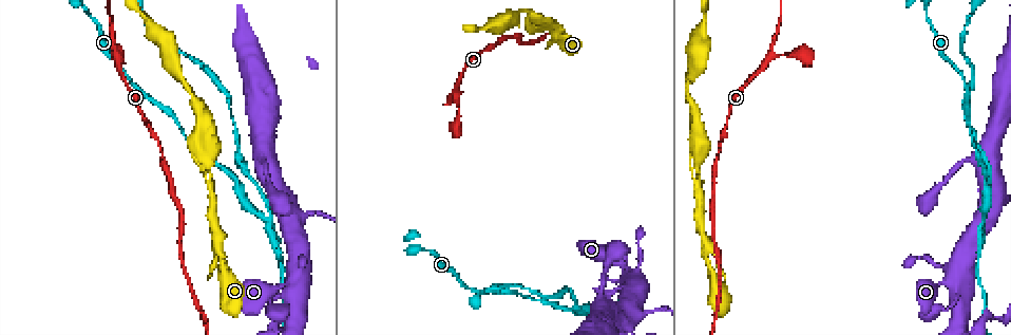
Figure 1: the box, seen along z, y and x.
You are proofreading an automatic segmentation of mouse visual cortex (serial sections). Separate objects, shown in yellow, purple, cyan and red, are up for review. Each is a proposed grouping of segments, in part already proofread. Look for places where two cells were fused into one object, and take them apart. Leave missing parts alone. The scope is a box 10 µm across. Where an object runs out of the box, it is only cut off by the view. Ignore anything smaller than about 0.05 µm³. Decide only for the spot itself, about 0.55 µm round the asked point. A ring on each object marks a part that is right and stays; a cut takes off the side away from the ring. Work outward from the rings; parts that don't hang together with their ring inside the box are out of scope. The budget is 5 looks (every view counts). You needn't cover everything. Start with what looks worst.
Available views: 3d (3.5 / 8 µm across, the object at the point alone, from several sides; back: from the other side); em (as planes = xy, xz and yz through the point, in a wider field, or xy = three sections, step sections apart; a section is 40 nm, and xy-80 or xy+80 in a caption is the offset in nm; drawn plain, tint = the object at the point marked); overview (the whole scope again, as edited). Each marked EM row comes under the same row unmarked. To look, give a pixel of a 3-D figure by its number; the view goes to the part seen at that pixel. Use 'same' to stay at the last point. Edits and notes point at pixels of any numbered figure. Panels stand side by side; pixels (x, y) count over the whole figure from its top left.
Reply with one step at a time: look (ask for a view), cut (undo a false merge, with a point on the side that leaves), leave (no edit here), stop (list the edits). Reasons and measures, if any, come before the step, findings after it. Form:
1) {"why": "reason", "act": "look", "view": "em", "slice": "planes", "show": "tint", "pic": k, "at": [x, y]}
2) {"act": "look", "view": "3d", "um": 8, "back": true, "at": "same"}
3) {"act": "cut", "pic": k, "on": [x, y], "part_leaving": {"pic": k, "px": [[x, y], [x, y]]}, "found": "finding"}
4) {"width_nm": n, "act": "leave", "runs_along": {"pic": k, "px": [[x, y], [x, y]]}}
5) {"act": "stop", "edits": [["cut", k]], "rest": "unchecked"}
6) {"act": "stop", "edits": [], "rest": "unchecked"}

{"why": "a fork", "act": "look", "view": "3d", "um": 3.5, "pic": 1, "at": [268, 221]}

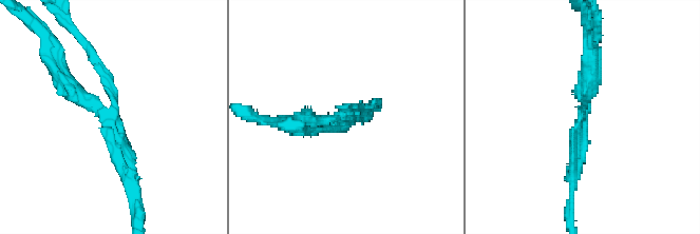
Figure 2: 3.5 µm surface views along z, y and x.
{"arms": 3, "arm_widths_nm": [150, 150, 250], "act": "look", "view": "em", "slice": "xy", "step": 1, "show": "tint", "pic": 2, "at": [348, 114]}

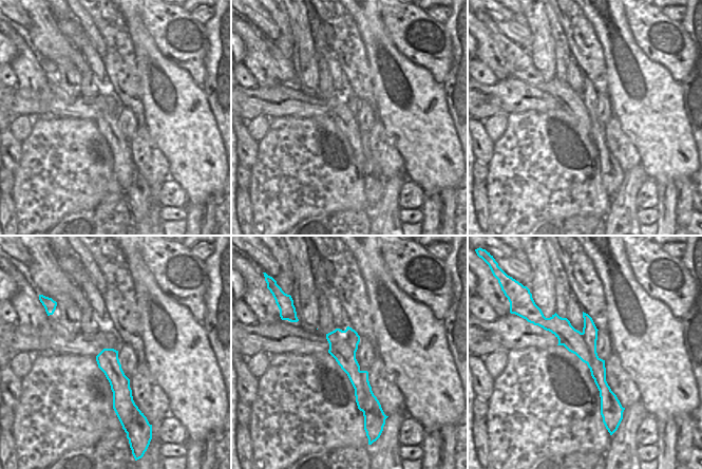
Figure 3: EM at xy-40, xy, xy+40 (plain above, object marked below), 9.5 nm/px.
{"act": "look", "view": "em", "slice": "xy", "step": 5, "show": "tint", "at": "same"}

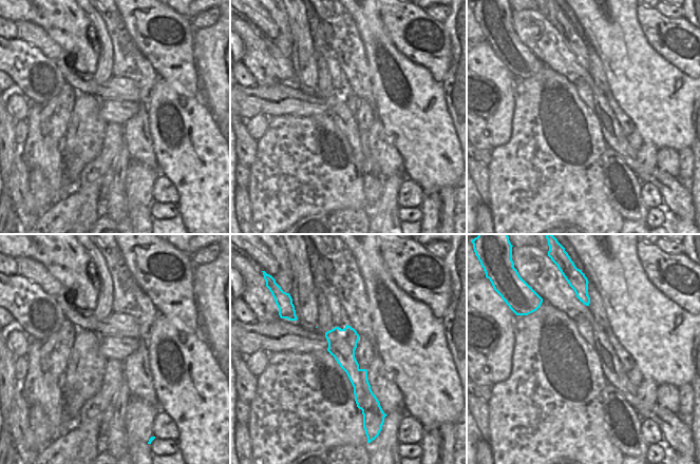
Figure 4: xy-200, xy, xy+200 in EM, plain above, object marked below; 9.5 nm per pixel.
{"width_nm": 280, "act": "cut", "pic": 2, "on": [102, 71], "part_leaving": {"pic": 2, "px": [[113, 110], [110, 80], [71, 28]]}, "found": "two cells meet here"}

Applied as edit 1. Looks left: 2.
{"why": "branch point", "act": "look", "view": "3d", "um": 3.5, "pic": 1, "at": [118, 55]}

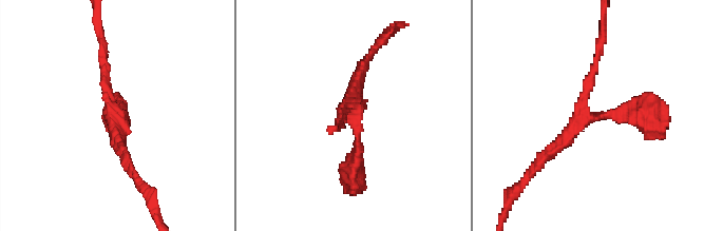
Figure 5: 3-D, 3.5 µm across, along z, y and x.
{"why": "shape alone is not enough", "act": "look", "view": "em", "slice": "planes", "show": "tint", "pic": 5, "at": [115, 117]}

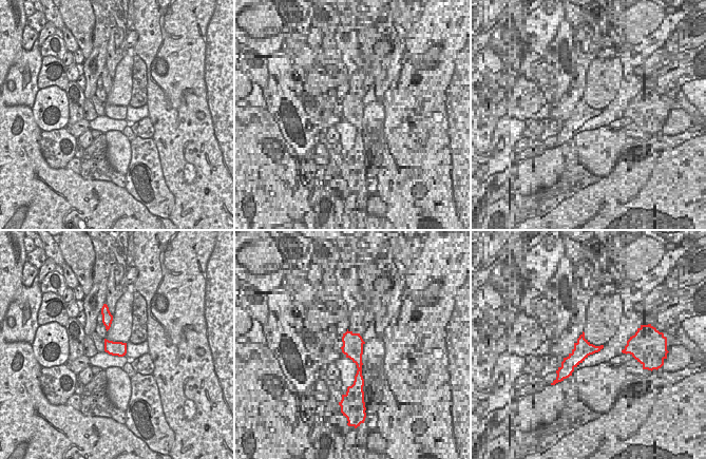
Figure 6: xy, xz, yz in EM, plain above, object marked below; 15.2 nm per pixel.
{"arm_widths_nm": [150, 150, 200], "act": "leave", "found": "all the same cell"}

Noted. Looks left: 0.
{"act": "stop", "edits": [["cut", 2]], "rest": "unchecked"}

